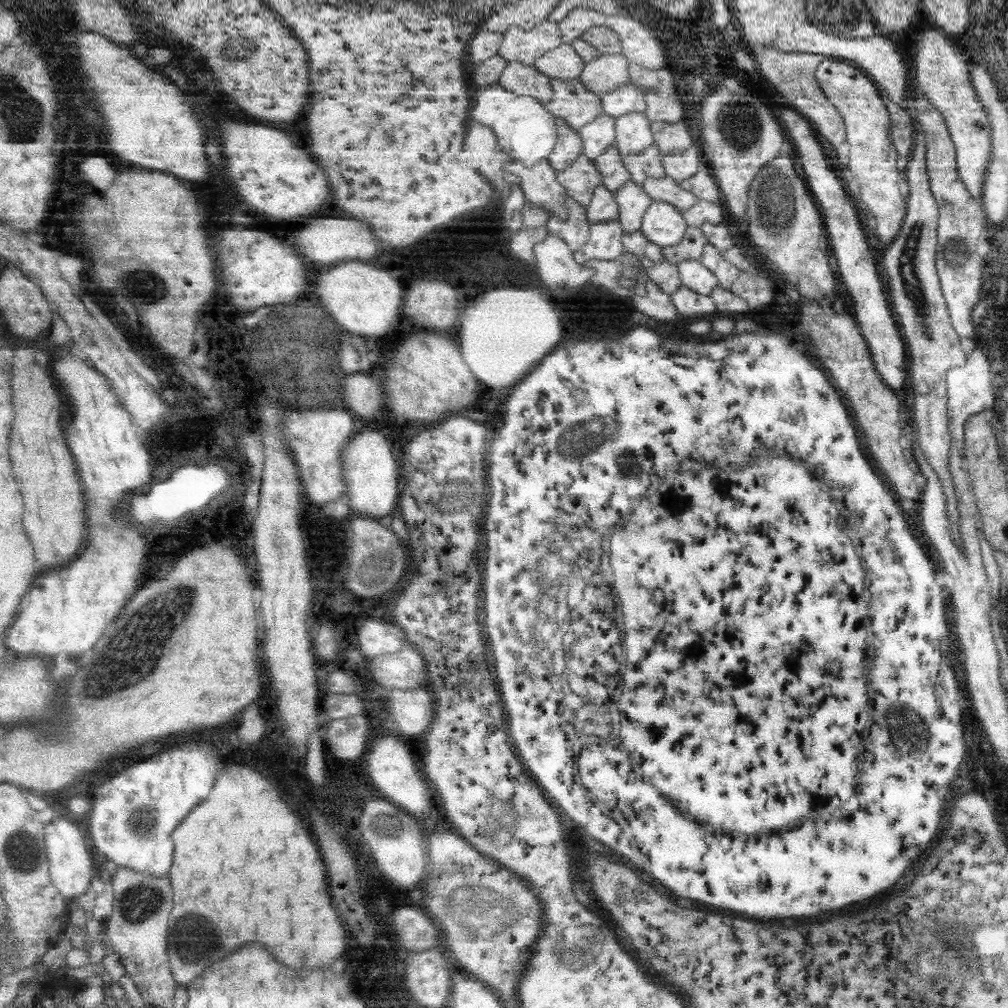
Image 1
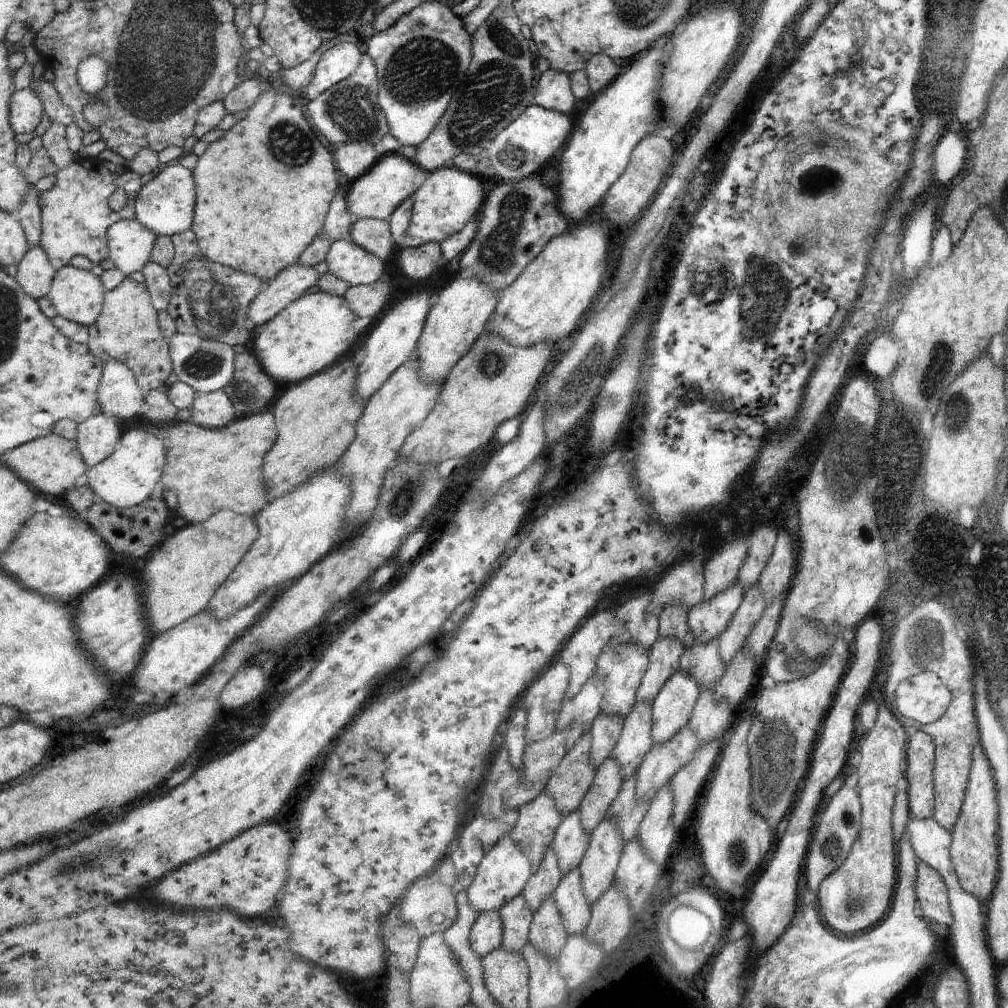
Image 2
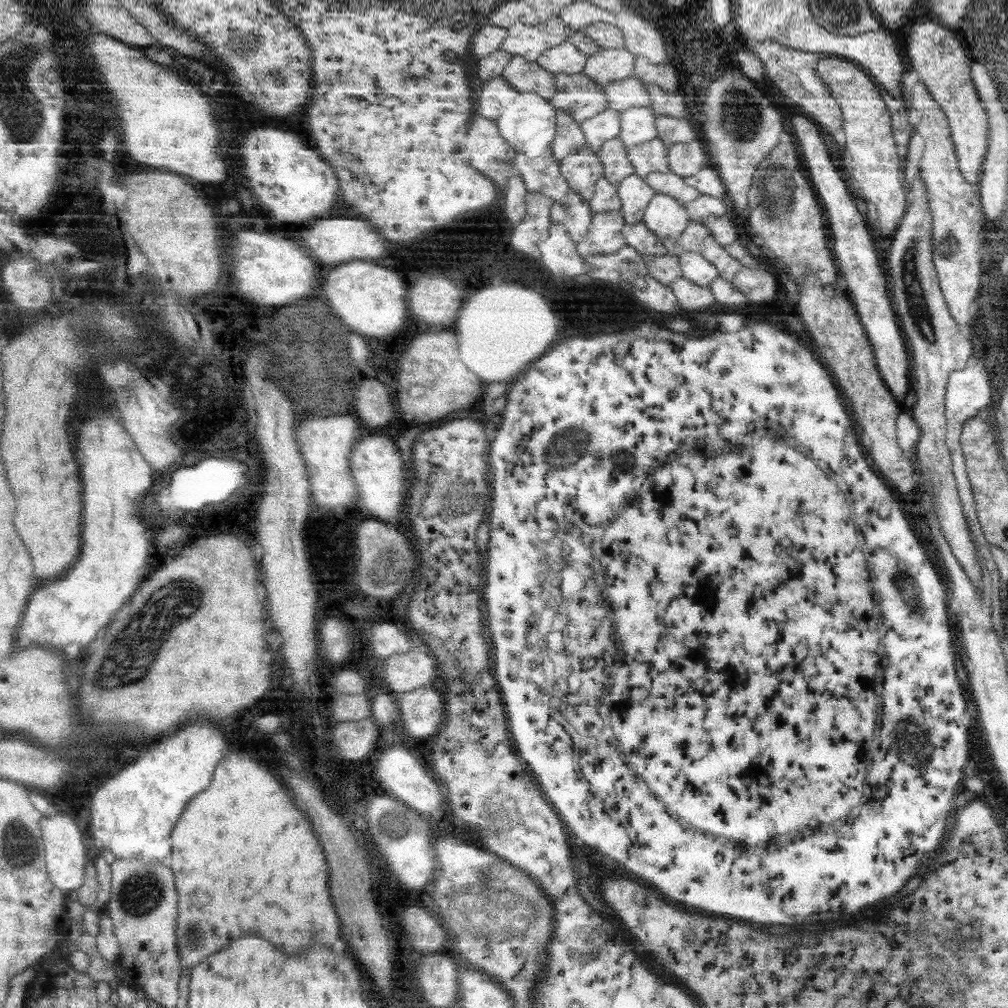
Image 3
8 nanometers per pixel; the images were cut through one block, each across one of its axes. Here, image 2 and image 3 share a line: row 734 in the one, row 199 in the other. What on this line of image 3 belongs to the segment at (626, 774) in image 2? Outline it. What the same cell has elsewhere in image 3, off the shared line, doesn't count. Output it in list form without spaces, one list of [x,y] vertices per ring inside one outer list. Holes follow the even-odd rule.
[[[636,172],[618,184],[618,193],[626,224],[637,224],[644,220],[647,207],[656,196],[646,179]]]

